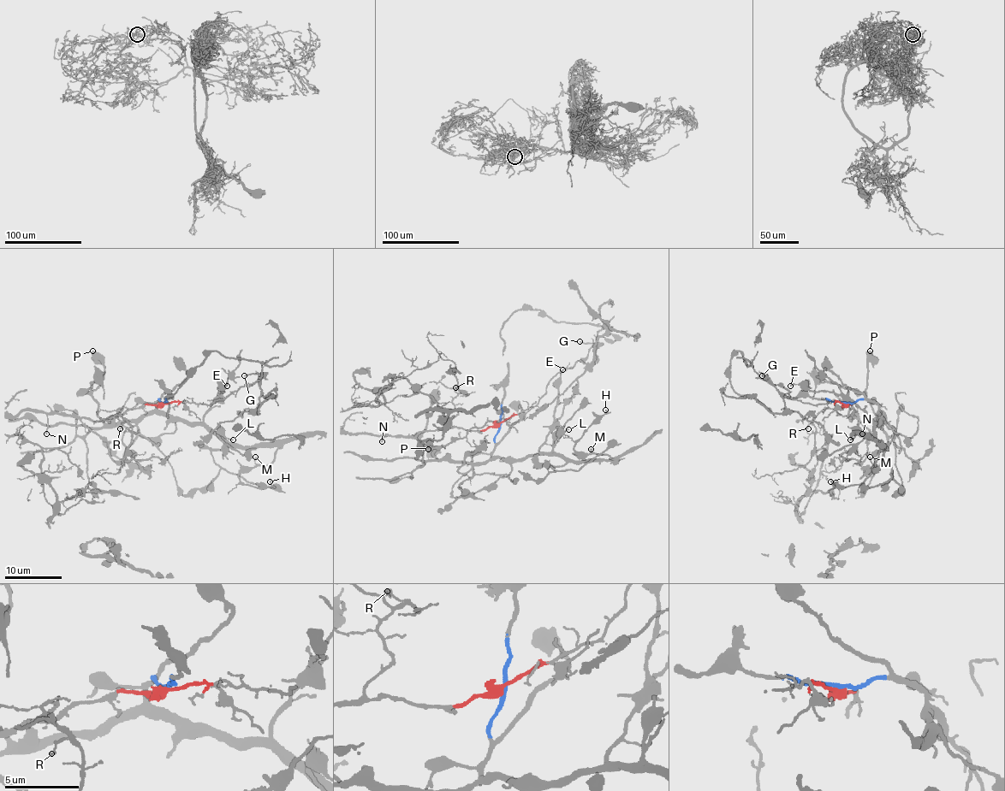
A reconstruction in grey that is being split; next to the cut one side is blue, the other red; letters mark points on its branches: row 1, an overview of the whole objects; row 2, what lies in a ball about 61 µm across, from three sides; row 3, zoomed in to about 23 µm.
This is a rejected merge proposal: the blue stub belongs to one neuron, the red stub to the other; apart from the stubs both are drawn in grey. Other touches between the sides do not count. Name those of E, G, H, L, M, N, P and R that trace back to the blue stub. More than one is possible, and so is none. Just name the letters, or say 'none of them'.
E, H, L, M, P

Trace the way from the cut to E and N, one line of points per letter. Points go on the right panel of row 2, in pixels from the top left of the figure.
E: (844, 403), (871, 400), (878, 405), (880, 417), (876, 422), (840, 394), (809, 392), (799, 385), (790, 386)
N: (844, 403), (851, 405), (848, 416), (851, 420), (857, 416), (857, 428), (863, 434)

